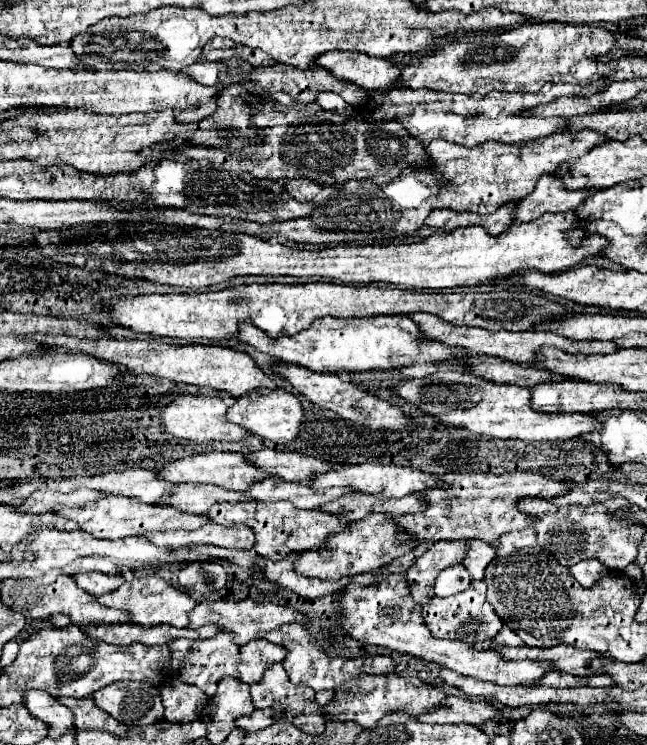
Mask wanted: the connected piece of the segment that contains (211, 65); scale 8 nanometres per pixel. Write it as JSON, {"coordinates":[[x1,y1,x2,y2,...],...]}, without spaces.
{"coordinates":[[196,62,182,72,204,86,214,86,218,80,218,62]]}

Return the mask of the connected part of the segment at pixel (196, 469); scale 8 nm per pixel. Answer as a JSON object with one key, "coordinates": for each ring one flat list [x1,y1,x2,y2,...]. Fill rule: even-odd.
{"coordinates":[[208,452,208,454,192,454,186,456,182,460,174,460,162,468,156,470,158,478,172,482,172,484,182,484,182,482,196,482,196,484,216,484,216,486,224,486,228,490,234,492,244,492,246,488,250,488,250,484,258,482,264,478,264,472,260,468,254,468,244,454,236,454,236,452]]}

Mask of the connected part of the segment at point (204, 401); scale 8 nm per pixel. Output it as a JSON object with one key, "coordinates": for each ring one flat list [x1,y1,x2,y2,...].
{"coordinates":[[176,396,162,412,160,412,160,426,176,436,176,438,186,438,194,442,210,442,210,440,222,440,222,442,234,442,242,440,246,436,244,428,238,428,226,420,226,404,222,398,214,396]]}

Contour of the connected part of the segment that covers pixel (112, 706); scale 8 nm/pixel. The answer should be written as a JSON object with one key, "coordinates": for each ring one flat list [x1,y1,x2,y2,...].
{"coordinates":[[126,682,110,684,92,694,94,704,120,720,122,724,148,726,162,720,164,708,160,700,160,690,156,686]]}

